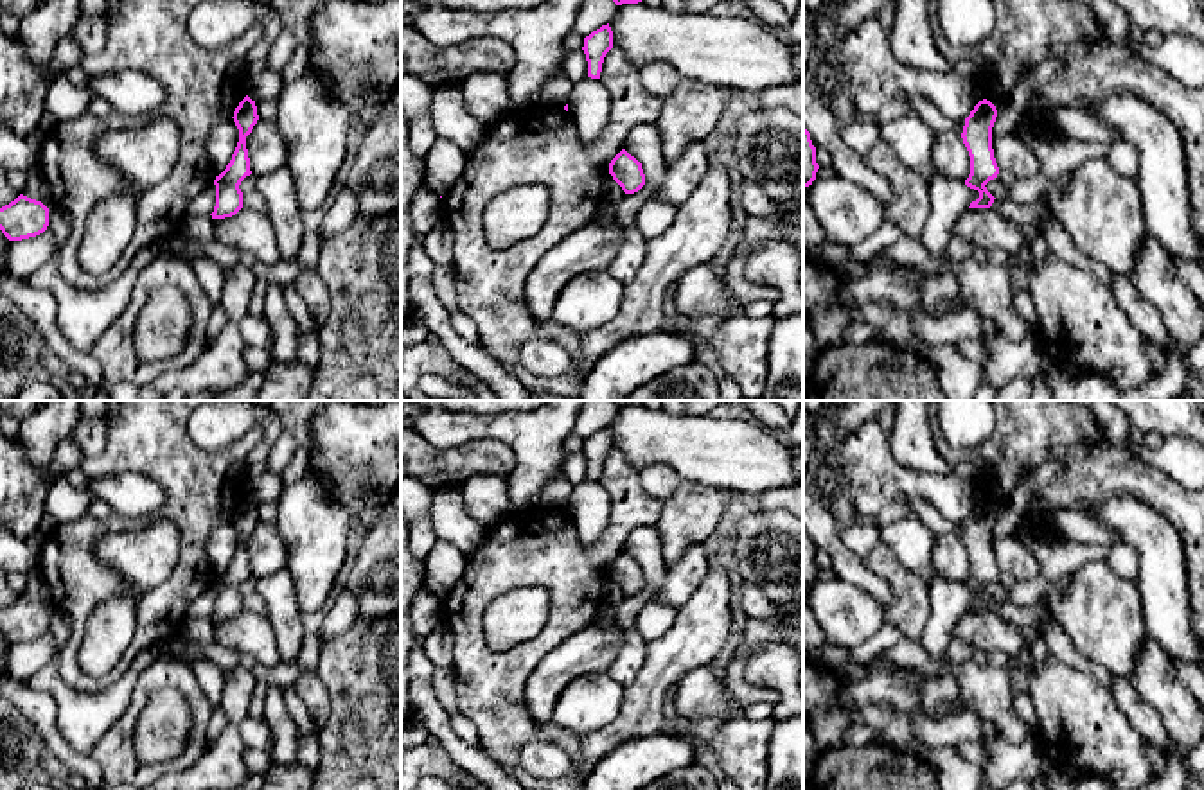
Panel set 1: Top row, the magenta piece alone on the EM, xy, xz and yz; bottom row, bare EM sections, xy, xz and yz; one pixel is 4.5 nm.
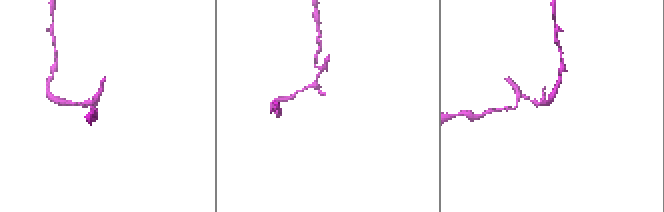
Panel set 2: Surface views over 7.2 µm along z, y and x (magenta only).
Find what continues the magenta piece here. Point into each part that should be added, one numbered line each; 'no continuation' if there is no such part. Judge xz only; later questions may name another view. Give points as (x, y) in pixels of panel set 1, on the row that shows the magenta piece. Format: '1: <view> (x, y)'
no continuation

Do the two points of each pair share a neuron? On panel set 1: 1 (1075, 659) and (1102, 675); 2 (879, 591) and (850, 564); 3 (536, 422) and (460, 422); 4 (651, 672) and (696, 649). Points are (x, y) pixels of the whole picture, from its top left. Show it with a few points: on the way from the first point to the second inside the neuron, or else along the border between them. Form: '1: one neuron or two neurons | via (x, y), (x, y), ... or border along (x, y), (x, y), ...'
1: one neuron | via (1082, 663), (1095, 670)
2: one neuron | via (872, 584), (858, 571)
3: one neuron | via (518, 426), (478, 426)
4: one neuron | via (662, 667), (678, 650), (685, 649)

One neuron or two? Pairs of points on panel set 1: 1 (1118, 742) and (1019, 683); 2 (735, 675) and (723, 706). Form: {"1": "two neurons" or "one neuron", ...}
{"1": "two neurons", "2": "two neurons"}

